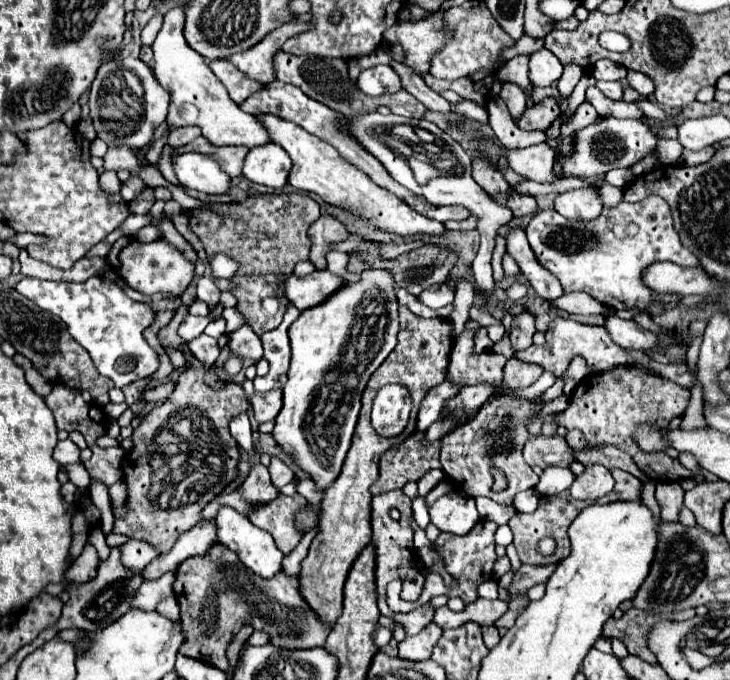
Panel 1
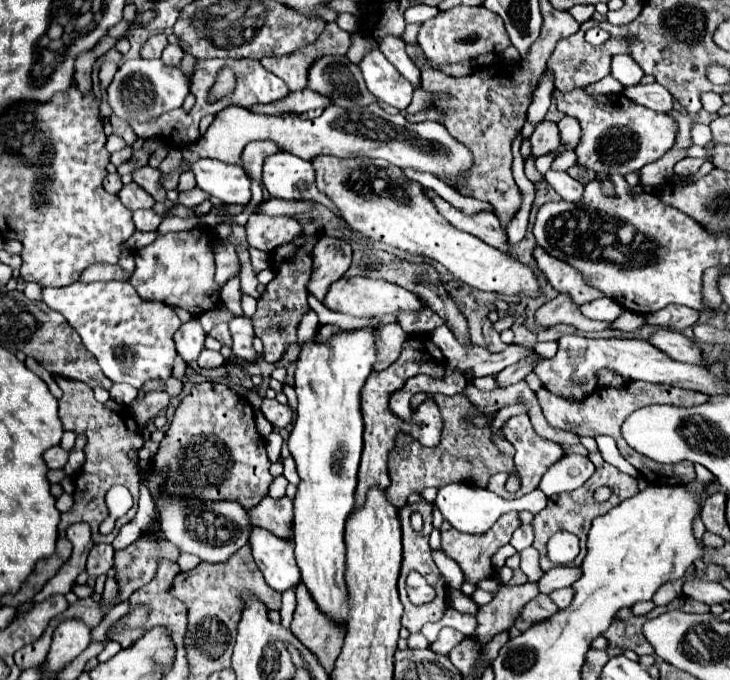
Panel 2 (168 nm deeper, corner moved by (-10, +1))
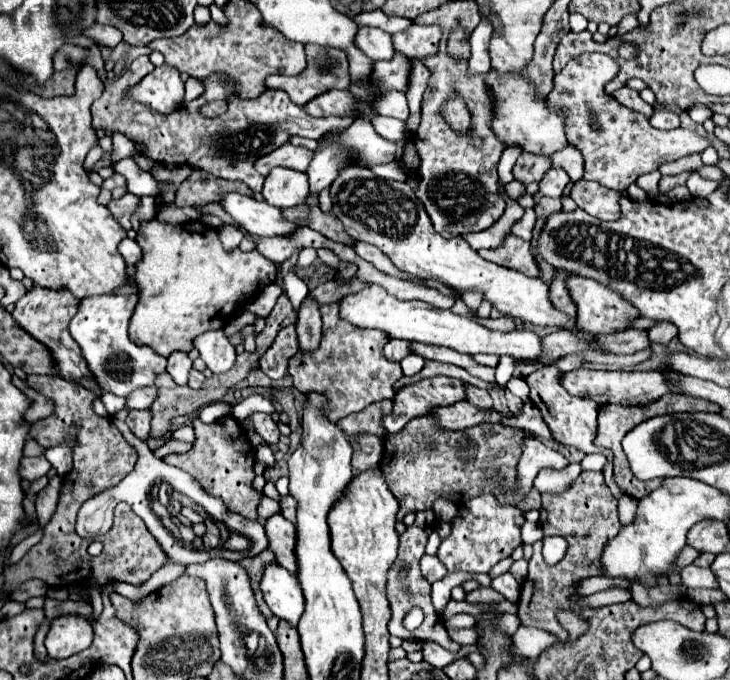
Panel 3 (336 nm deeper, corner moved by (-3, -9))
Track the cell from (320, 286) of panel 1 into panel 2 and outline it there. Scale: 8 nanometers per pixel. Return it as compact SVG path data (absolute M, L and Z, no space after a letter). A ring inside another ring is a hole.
M354 276L354 278L336 280L330 286L328 294L324 296L324 306L328 310L342 312L342 314L348 314L348 316L368 318L368 316L382 316L382 314L398 312L398 308L402 308L402 310L420 310L422 302L416 298L416 294L412 294L412 292L408 292L408 290L396 286L396 284L390 284L386 280Z

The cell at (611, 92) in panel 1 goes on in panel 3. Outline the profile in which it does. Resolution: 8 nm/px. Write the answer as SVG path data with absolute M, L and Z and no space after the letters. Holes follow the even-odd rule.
M655 108L653 118L651 118L649 122L651 122L651 126L657 128L657 130L673 130L673 128L679 128L679 126L681 126L679 116L675 116L675 114L671 114L671 112L665 112L665 110L661 110L661 108Z

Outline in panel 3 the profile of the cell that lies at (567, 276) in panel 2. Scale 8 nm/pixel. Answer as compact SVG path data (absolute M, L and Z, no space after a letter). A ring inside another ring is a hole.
M571 276L567 280L567 286L571 290L573 300L577 302L579 310L577 310L577 318L579 318L579 326L583 330L589 330L591 334L615 334L615 332L623 332L631 326L633 320L641 318L641 314L627 304L625 298L619 298L619 294L615 294L615 290L603 286L601 282L595 282L591 278L583 278L583 276Z

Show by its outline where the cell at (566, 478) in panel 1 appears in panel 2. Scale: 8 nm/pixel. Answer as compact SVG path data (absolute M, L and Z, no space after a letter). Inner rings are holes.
M562 456L556 464L548 468L548 472L542 476L540 490L546 496L560 494L560 492L570 492L582 486L592 474L594 474L594 464L588 460L588 456Z

